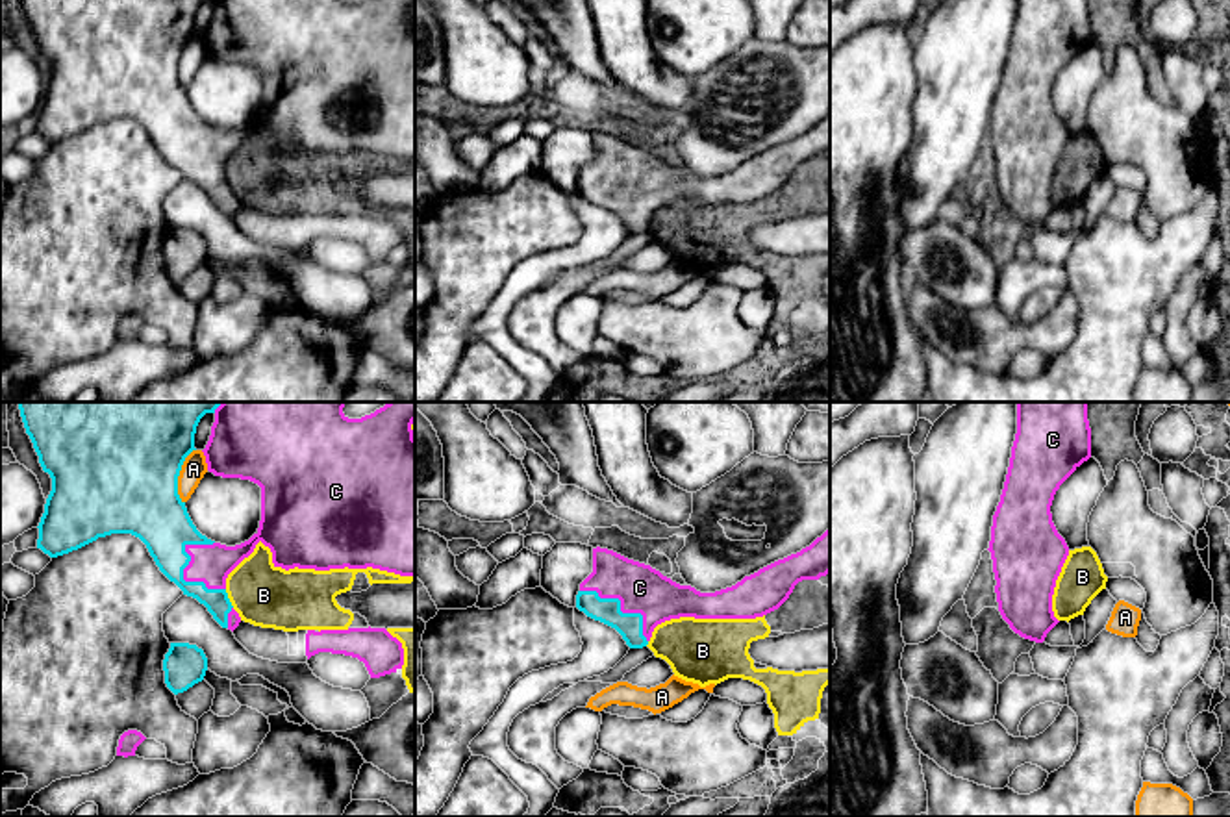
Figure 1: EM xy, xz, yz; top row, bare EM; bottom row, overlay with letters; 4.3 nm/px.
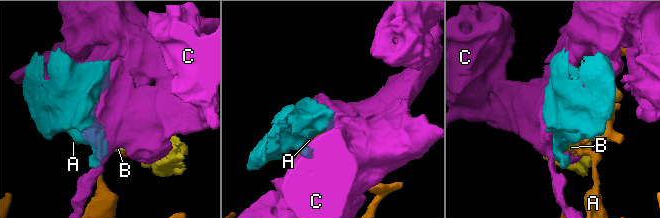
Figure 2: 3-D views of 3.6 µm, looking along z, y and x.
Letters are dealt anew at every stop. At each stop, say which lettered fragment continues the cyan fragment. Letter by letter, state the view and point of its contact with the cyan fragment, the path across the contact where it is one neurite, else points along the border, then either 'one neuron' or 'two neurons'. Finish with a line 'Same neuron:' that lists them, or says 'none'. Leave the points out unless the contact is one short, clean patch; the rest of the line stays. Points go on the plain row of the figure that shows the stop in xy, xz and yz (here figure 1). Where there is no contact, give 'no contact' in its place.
A: xy (178, 60) | two neurons
B: xy (228, 184) | along xy (225, 175), (234, 191) | two neurons
C: xy (188, 167) | one neuron
Same neuron: C

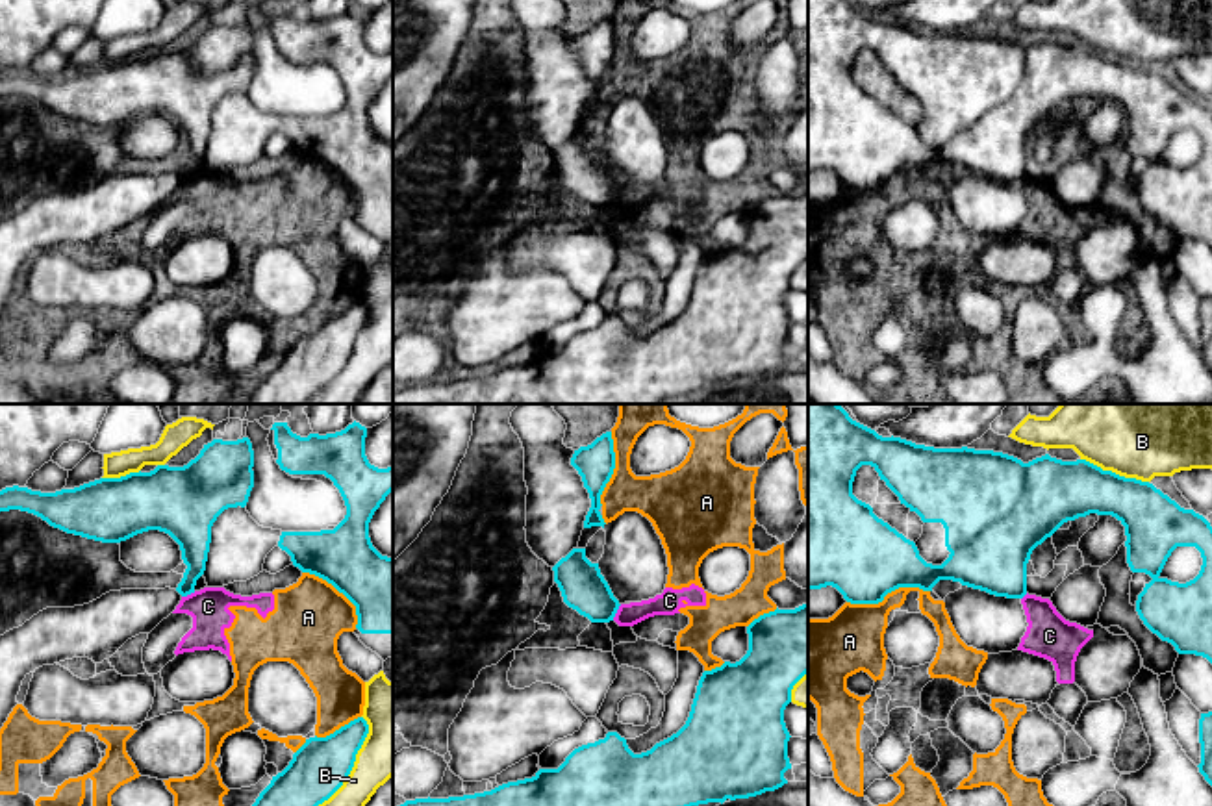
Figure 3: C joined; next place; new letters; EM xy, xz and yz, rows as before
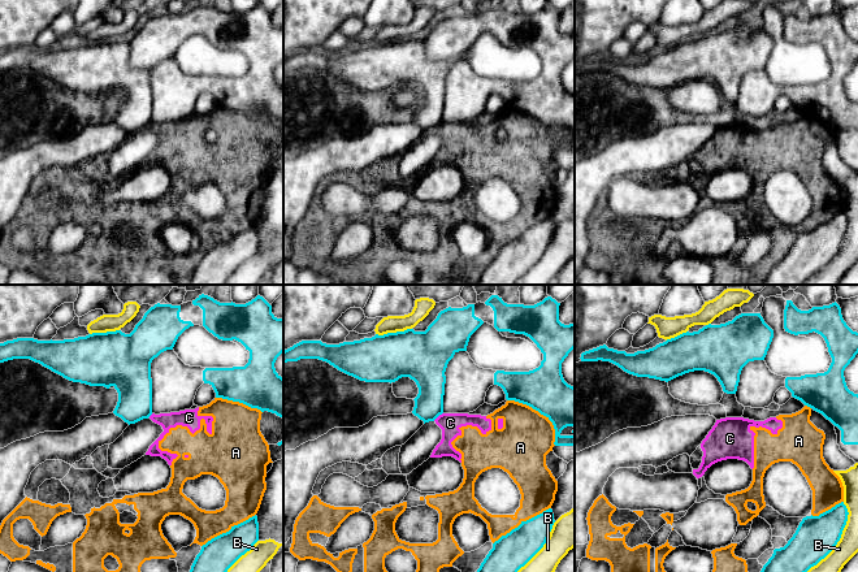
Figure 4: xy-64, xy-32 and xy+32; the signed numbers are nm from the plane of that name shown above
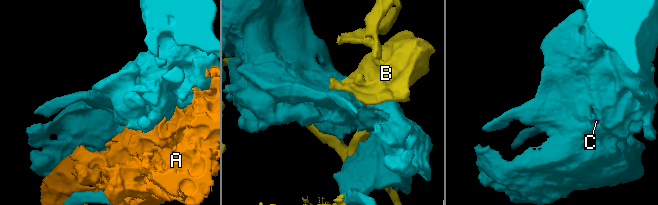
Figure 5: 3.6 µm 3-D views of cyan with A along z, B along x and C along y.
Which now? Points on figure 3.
A: yz (888, 176) | two neurons
B: xy (351, 354) | two neurons
C: xz (616, 197) | along xz (621, 189), (612, 204) | two neurons
Same neuron: none

